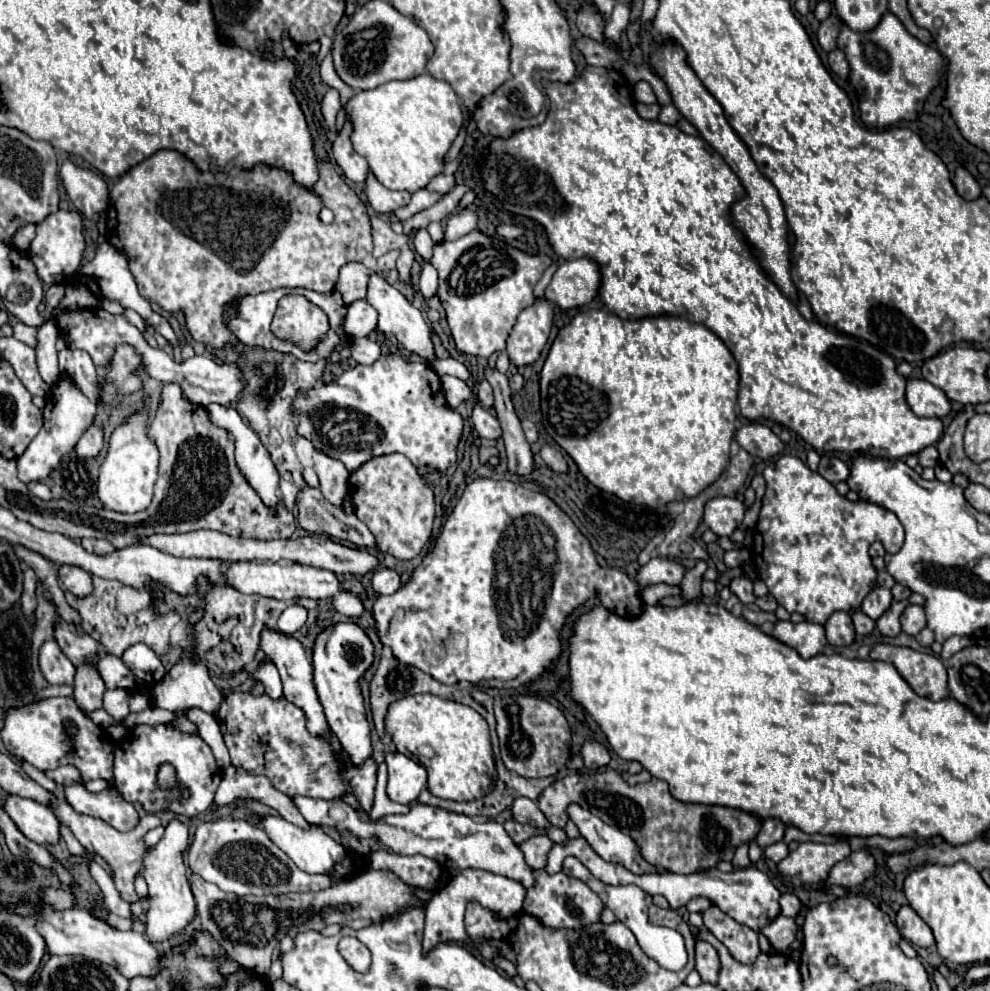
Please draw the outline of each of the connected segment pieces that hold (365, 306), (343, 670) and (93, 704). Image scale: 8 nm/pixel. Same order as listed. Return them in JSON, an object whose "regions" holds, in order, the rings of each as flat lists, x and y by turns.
{"regions":[[[355,301,347,307,343,331,347,337,367,337,377,325,377,311,365,301]],[[333,623,317,633,313,643,313,685,317,697,323,705,329,727,339,737,343,749,355,765,361,765,365,757,371,757,371,729,361,693,361,679,373,665,373,651,375,647,371,639,357,623]],[[91,663,77,665,73,687,75,687,75,697,73,699,77,701,77,705,83,711,95,711,95,709,101,707,105,683]]]}

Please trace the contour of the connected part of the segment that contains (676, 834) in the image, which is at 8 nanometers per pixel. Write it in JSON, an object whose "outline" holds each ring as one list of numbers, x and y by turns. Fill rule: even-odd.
{"outline":[[605,769,603,773,569,773,549,785,537,801,545,817,561,829,569,821,565,813,569,803,579,803,607,825,629,835,647,863,657,869,673,869,675,873,697,873,717,867,719,861,731,861,735,849,743,841,753,841,761,827,761,819,739,809,677,801,661,779,629,785,615,769]]}

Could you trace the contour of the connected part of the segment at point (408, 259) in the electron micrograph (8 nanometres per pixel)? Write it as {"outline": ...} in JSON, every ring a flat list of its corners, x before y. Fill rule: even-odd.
{"outline":[[407,247,407,249,401,251,401,255,399,255,399,259,397,259,397,271,399,271,401,281,409,281,413,259,415,259,415,251,413,251,413,249]]}

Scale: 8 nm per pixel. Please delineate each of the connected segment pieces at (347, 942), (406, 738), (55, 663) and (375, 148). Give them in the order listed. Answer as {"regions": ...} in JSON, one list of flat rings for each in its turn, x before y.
{"regions":[[[343,937,339,941,339,953,349,961,349,965,357,971,369,971,371,967,371,951,355,937]],[[409,695,409,697,403,697,401,701,395,701,389,707,385,727,387,727,387,733,393,737,399,753,415,757,425,765,429,773,429,791,435,797,451,799,451,801,473,801,493,791,497,769,495,769,495,759,491,749,489,727,487,727,487,721,475,709,449,699,435,697,435,695]],[[45,641,39,647,39,669,47,683,51,685,71,685,73,683,73,663,61,653,55,641]],[[429,73,405,81,389,81,375,89,357,91,345,103,343,111,345,111,345,121,351,123,353,149,367,159,369,171,375,175,375,179,387,189,409,191,409,193,423,189,429,183,429,179,433,179,443,171,443,155,449,151,451,143,455,141,463,125,459,97,453,93,447,81,435,79]]]}

